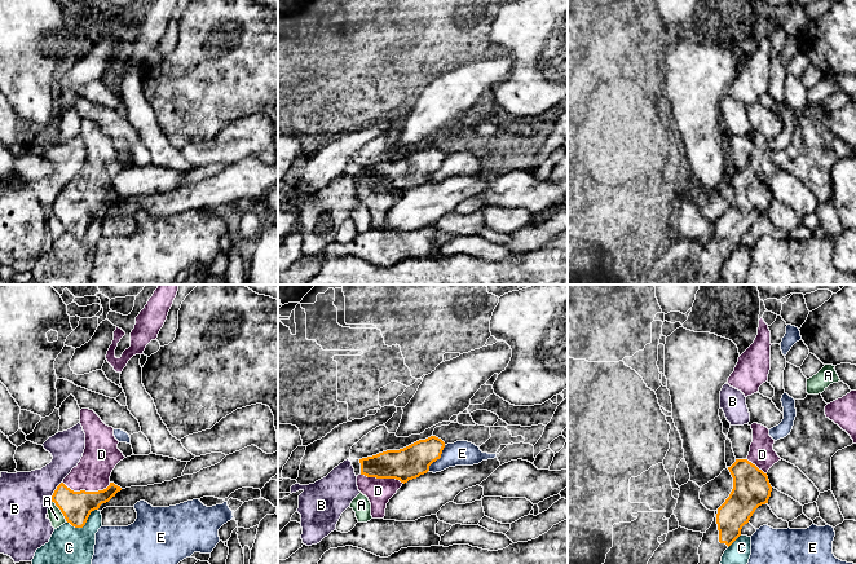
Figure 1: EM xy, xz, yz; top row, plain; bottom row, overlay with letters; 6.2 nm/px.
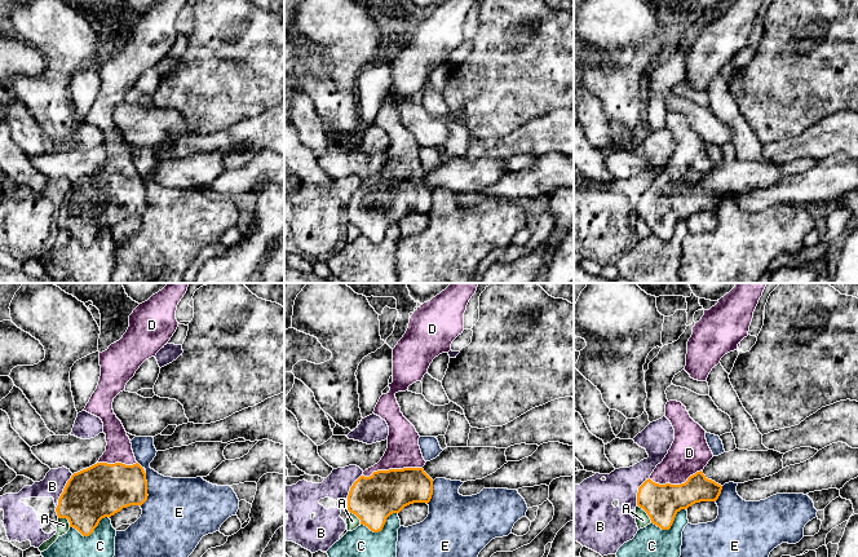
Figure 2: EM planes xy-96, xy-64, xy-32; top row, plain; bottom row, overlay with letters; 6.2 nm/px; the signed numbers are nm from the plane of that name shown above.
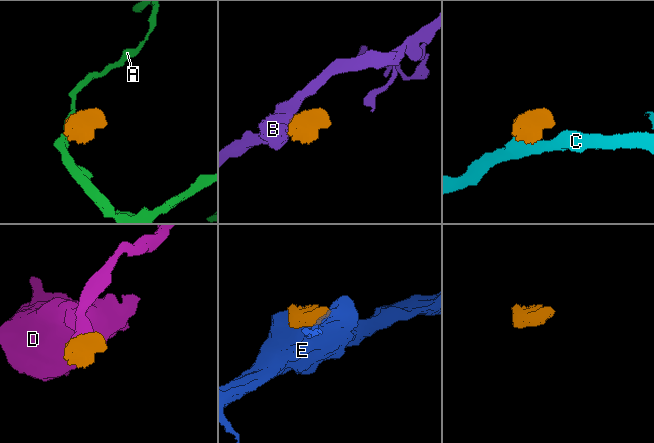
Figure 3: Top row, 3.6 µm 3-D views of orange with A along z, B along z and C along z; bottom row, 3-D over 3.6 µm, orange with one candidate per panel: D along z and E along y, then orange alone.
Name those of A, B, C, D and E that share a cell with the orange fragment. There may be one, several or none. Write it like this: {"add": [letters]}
{"add": ["D"]}

